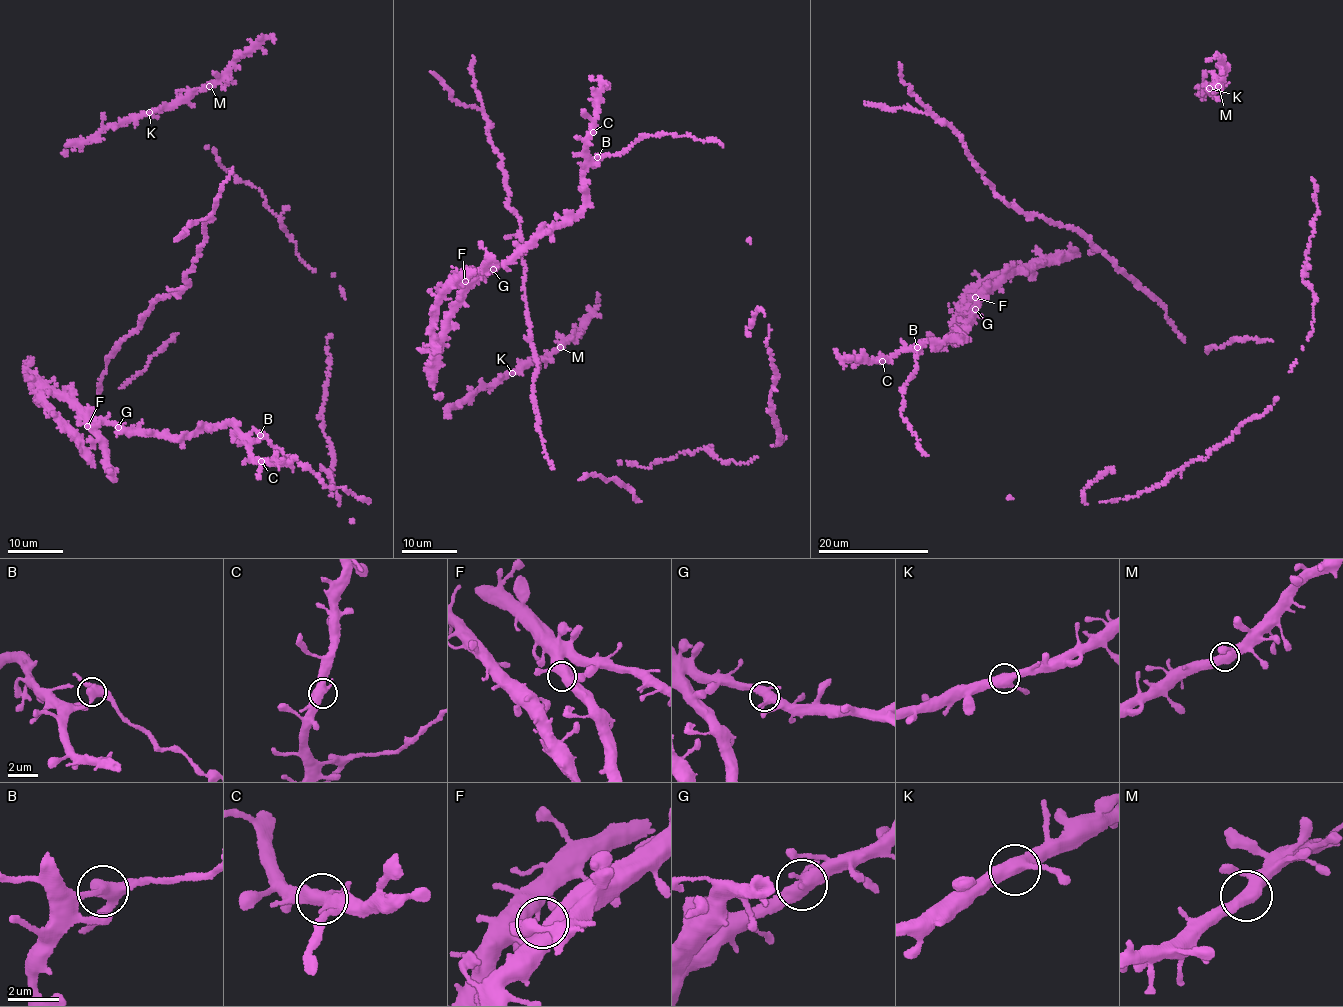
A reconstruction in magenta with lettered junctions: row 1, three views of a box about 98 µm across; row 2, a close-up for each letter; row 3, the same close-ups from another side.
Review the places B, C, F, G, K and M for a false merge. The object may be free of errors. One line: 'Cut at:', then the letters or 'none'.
Cut at: B

